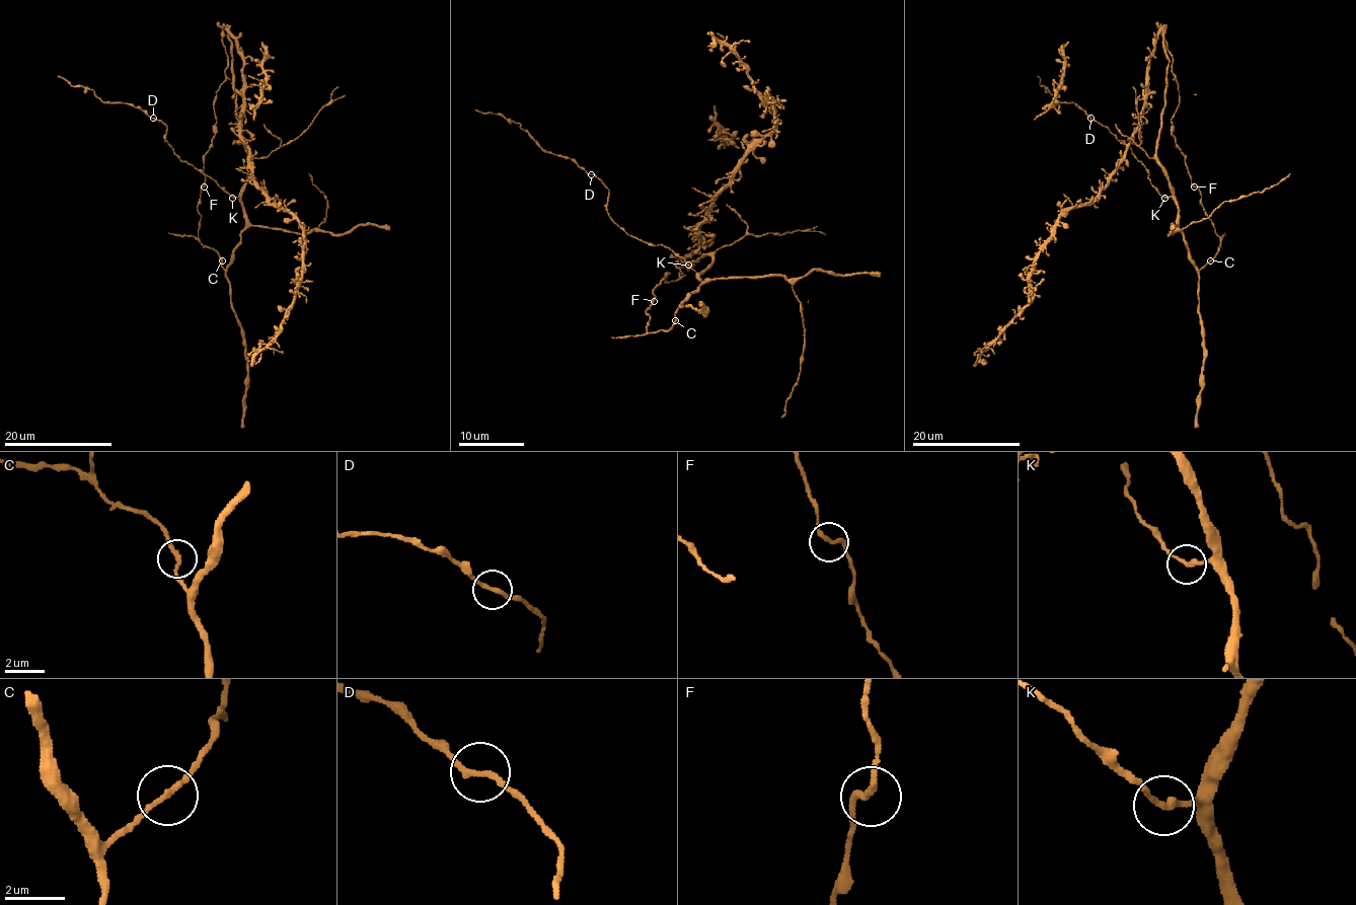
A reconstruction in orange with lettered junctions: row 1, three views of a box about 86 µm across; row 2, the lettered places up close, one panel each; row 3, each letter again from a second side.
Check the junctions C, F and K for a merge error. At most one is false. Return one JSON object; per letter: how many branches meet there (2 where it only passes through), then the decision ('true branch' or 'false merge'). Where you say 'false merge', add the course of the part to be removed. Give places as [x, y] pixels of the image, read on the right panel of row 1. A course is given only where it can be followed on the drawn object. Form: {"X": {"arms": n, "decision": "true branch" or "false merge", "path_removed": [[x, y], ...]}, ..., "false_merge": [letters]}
{"C": {"arms": 2, "decision": "true branch"}, "F": {"arms": 2, "decision": "true branch"}, "K": {"arms": 2, "decision": "true branch"}, "false_merge": []}

